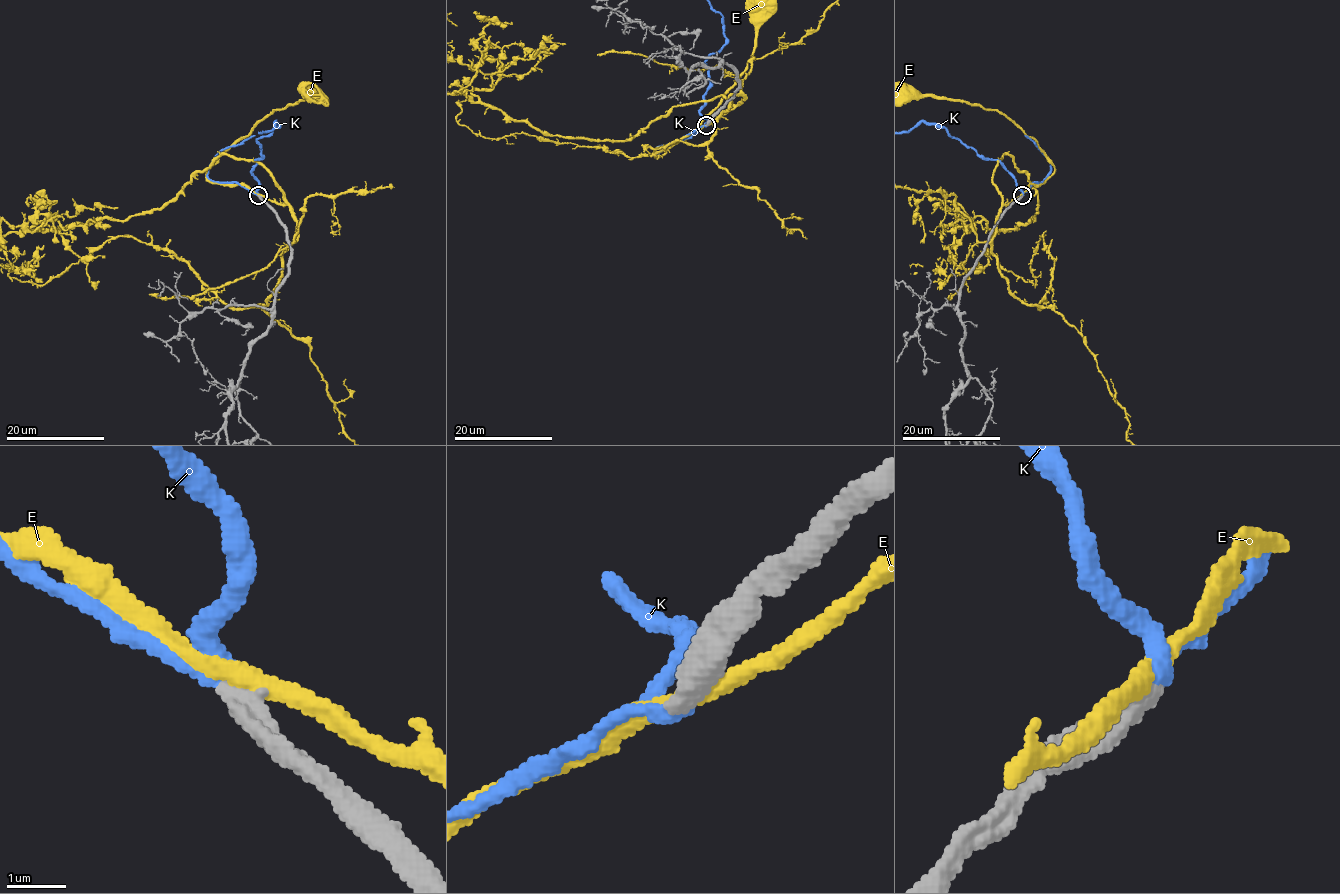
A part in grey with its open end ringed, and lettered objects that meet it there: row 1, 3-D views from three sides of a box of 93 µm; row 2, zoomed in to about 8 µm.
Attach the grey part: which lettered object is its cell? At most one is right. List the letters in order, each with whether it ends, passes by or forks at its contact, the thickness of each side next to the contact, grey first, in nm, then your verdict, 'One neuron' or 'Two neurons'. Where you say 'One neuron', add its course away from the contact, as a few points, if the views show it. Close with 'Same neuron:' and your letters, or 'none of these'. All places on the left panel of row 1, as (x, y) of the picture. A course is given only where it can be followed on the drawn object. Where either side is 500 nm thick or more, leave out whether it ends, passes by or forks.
E: It passes by. Thickness 480 nm (grey) against 320 nm. Two neurons
K: It passes by. Thickness 400 nm (grey) against 280 nm. One neuron
Same neuron: K

